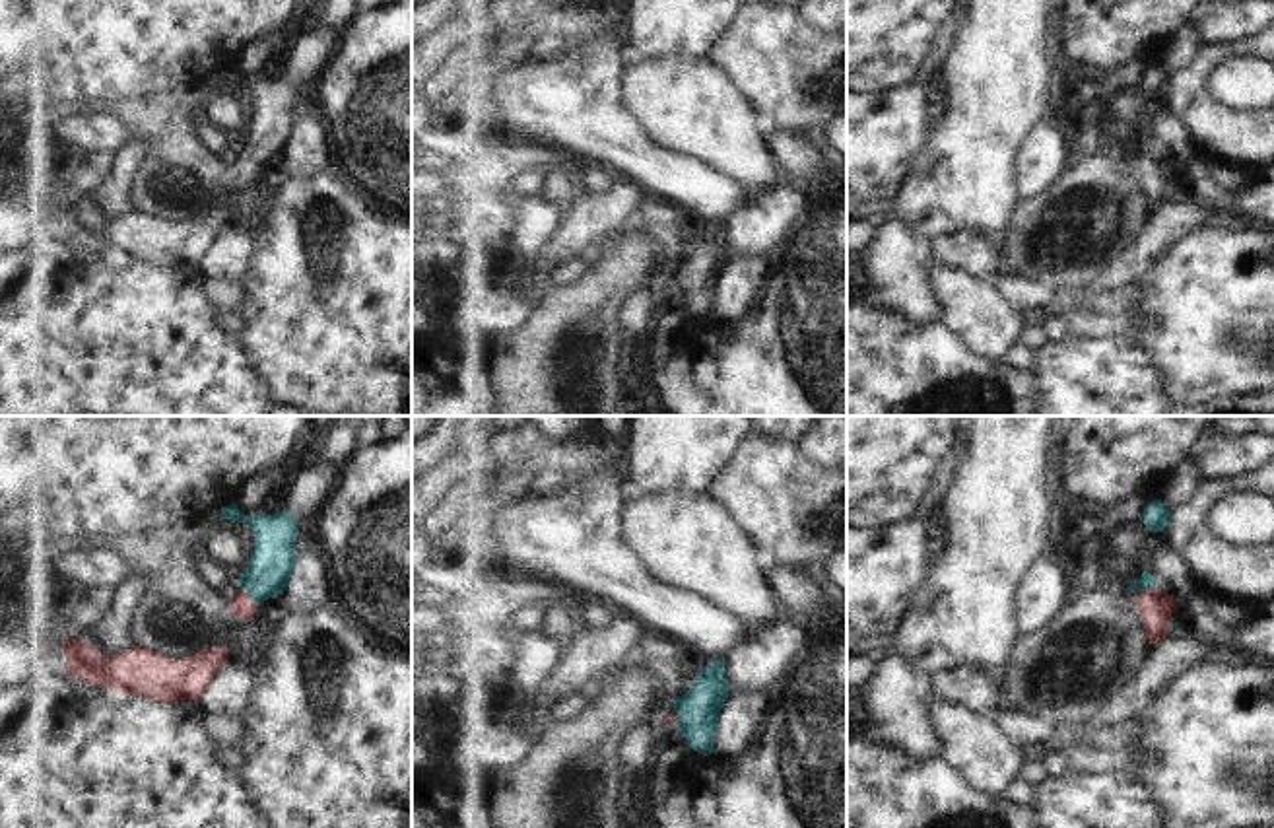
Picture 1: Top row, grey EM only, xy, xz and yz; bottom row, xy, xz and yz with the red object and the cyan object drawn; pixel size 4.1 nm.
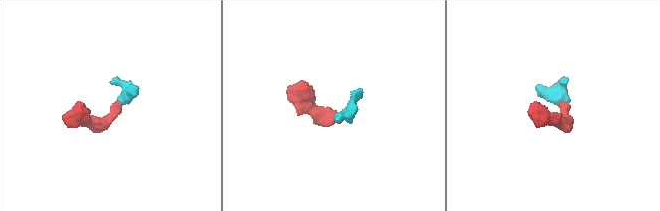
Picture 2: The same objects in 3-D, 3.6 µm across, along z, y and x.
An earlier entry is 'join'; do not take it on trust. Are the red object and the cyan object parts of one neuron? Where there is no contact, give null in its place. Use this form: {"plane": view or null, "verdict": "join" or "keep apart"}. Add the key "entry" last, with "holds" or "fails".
{"plane": "yz", "verdict": "join", "entry": "holds"}

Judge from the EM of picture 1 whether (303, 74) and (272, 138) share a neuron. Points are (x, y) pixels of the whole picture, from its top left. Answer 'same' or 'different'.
same

